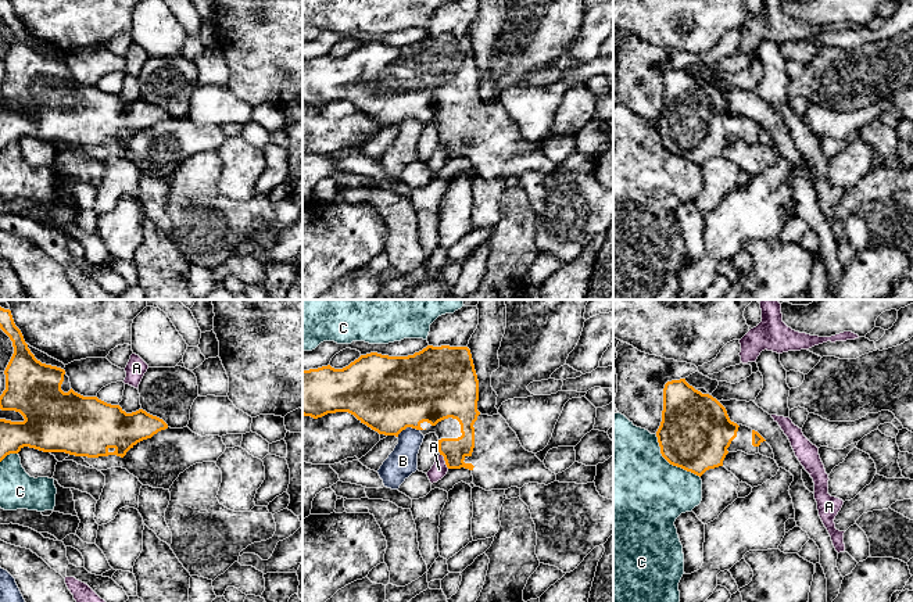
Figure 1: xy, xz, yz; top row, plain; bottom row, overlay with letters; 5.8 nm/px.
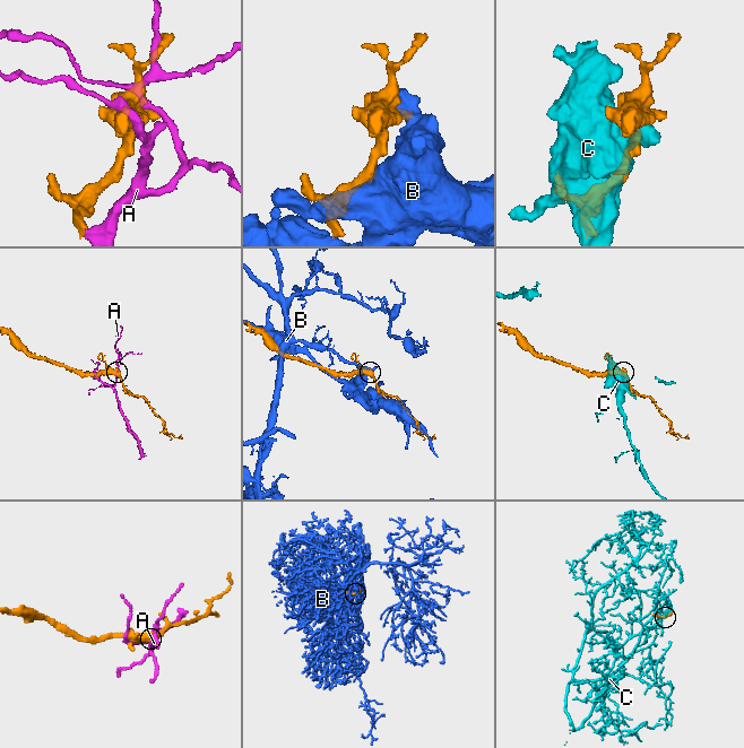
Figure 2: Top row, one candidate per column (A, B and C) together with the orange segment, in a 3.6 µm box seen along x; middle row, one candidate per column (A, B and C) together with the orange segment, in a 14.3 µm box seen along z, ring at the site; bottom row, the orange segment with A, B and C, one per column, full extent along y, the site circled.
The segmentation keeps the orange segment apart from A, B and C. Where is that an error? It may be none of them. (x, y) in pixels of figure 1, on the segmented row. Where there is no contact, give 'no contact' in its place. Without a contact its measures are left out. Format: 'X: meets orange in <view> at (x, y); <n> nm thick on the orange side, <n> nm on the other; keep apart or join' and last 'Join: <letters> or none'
A: meets orange in xz at (444, 459); 140 nm thick on the orange side, 90 nm on the other; keep apart
B: meets orange in xz at (407, 426); 440 nm thick on the orange side, 170 nm on the other; keep apart
C: meets orange in yz at (670, 463); 420 nm thick on the orange side, 500 nm on the other; keep apart
Join: none

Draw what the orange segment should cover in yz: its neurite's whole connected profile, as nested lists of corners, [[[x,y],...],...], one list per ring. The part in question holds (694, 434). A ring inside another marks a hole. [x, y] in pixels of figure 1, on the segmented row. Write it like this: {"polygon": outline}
{"polygon": [[[685,379],[665,384],[662,422],[656,437],[660,454],[670,465],[699,477],[709,469],[723,466],[728,452],[742,451],[755,455],[766,441],[758,431],[731,422],[726,408],[716,398],[695,390]]]}

